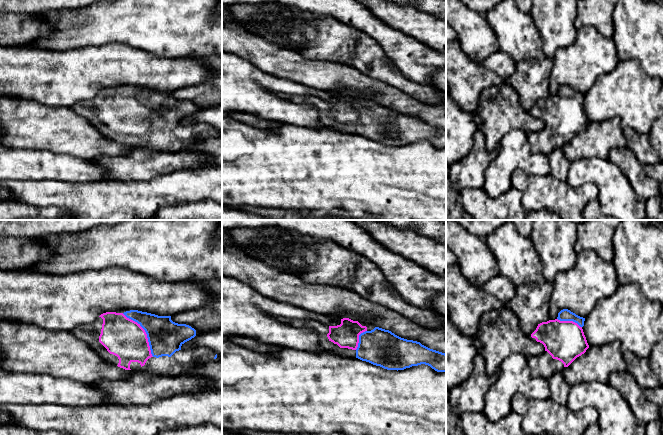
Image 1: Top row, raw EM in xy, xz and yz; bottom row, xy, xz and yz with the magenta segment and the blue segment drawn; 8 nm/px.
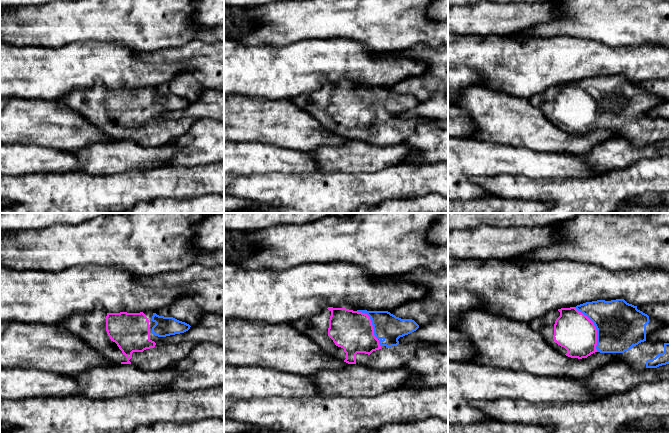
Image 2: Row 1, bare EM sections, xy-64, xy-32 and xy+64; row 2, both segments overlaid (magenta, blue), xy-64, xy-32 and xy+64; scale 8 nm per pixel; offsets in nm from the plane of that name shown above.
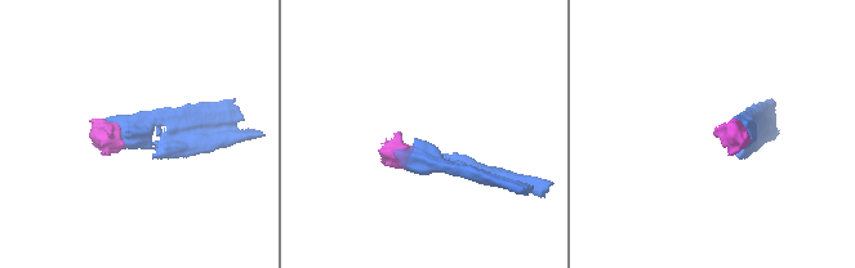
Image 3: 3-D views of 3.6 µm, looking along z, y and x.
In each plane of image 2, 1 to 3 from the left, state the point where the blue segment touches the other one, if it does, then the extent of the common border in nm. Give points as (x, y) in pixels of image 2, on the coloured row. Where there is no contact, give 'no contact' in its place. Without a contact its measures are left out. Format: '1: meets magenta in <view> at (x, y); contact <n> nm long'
1: no contact
2: meets magenta in xy-32 at (372, 326); contact 360 nm long
3: meets magenta in xy+64 at (595, 328); contact 400 nm long

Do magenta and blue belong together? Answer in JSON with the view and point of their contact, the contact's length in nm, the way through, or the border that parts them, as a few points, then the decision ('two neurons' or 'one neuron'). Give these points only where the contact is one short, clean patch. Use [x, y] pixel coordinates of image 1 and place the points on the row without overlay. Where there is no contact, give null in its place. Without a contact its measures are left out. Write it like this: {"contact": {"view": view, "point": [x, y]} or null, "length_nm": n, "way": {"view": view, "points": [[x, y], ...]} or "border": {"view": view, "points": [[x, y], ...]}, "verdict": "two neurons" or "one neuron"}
{"contact": {"view": "xy", "point": [145, 108]}, "length_nm": 440, "way": {"view": "xy", "points": [[126, 115], [145, 108], [165, 113]]}, "verdict": "one neuron"}

